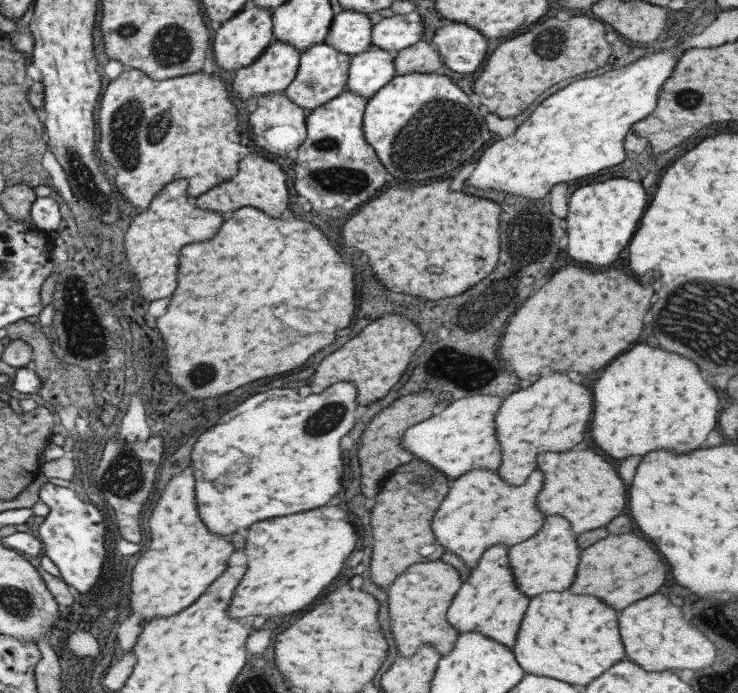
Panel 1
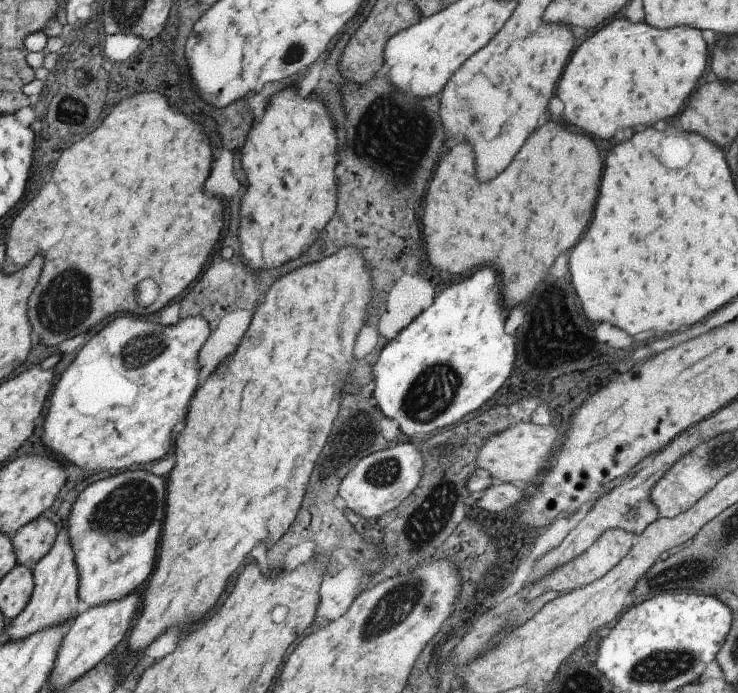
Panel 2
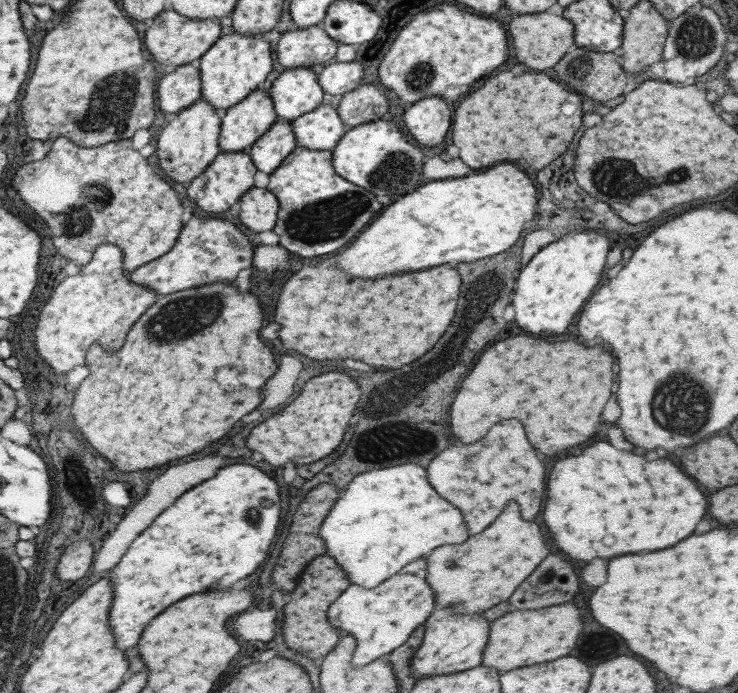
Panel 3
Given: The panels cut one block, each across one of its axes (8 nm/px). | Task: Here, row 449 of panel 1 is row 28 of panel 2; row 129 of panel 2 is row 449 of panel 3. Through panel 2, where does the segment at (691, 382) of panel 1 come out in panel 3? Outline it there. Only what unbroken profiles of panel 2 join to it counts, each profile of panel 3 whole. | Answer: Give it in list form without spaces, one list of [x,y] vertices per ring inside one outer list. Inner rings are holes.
[[[597,440],[585,448],[581,448],[577,454],[567,454],[563,458],[559,458],[551,470],[549,470],[549,476],[547,476],[547,492],[545,492],[545,506],[543,506],[543,526],[549,530],[551,534],[551,540],[553,540],[553,546],[561,550],[565,556],[569,556],[571,562],[581,566],[579,562],[589,562],[591,558],[599,556],[601,558],[607,558],[607,556],[619,556],[619,554],[625,554],[625,552],[643,552],[643,550],[661,550],[661,548],[667,548],[667,546],[673,546],[677,544],[679,540],[683,540],[685,536],[689,536],[693,530],[695,530],[695,524],[701,520],[701,516],[705,514],[707,510],[707,498],[705,494],[699,490],[699,486],[687,476],[683,474],[675,464],[671,464],[667,458],[657,458],[653,462],[647,462],[643,460],[641,454],[635,454],[635,452],[627,452],[627,450],[617,450],[613,448],[609,442],[605,440]]]

